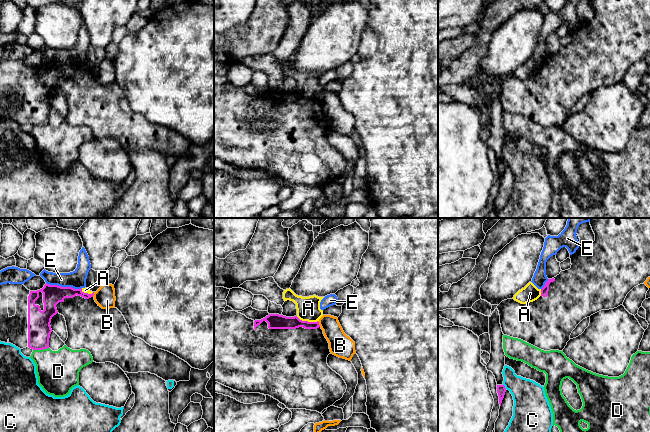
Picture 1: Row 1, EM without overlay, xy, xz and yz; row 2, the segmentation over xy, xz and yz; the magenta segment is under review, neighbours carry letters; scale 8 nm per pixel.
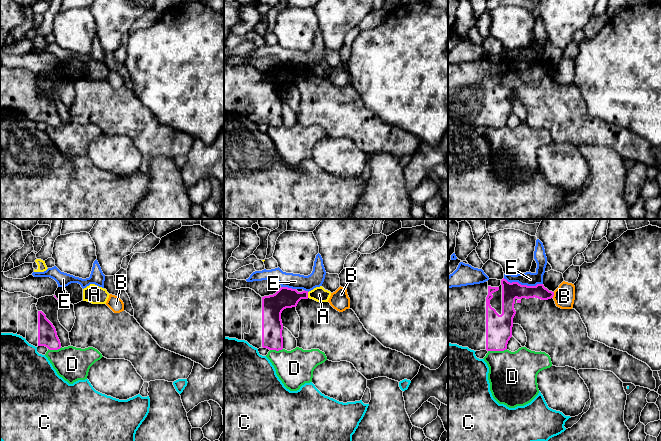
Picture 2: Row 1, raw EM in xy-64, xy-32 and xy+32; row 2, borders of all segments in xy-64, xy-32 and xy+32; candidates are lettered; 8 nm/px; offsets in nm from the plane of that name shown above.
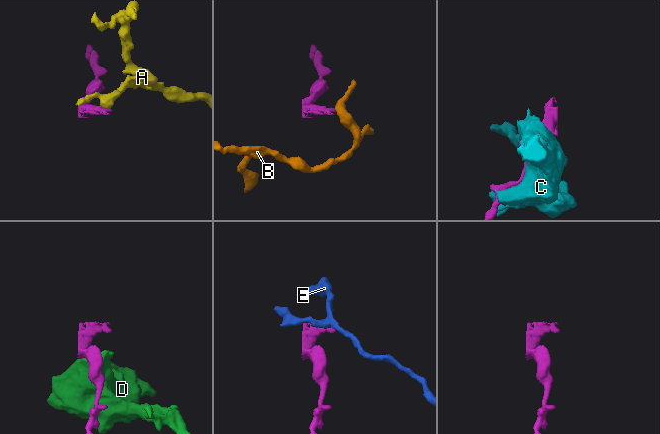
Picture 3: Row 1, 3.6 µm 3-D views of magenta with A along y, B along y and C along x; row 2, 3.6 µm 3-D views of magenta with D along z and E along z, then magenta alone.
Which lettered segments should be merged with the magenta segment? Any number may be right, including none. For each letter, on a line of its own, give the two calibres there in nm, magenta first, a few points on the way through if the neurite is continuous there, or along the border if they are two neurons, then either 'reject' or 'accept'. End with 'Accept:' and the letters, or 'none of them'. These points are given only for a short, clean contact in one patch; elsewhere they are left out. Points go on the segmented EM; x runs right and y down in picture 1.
A: 120/190 nm | along xz (296, 316), (302, 320), (317, 321) | reject
B: 100/190 nm | along xz (317, 321), (320, 326) | reject
C: 70/280 nm | reject
D: 190/340 nm | reject
E: 160/140 nm | along xy (46, 282), (52, 285), (81, 288) | reject
Accept: none of them

